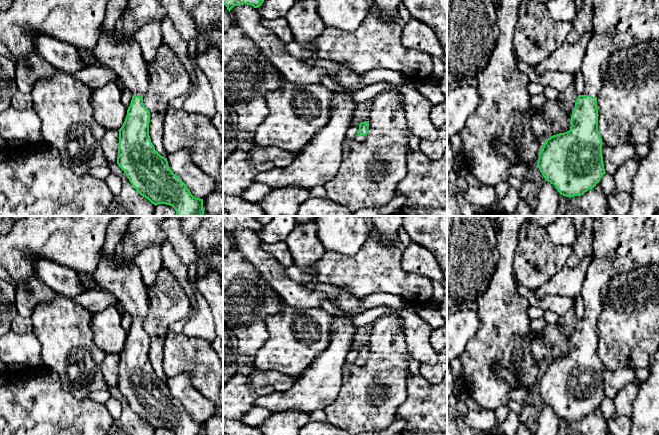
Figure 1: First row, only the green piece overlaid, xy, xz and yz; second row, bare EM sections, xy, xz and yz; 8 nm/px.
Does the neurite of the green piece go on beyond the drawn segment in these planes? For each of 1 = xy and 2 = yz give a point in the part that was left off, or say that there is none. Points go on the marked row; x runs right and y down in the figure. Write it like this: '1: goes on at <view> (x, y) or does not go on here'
1: goes on at xy (124, 58)
2: goes on at yz (617, 24)

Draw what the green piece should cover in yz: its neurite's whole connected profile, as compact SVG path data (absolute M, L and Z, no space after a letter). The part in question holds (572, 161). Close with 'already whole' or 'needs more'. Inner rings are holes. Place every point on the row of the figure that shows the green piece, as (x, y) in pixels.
M593 0L593 9L593 34L580 69L585 92L575 102L570 130L548 138L537 161L545 181L553 184L560 195L566 197L583 195L594 188L606 173L597 108L597 96L603 84L604 62L621 48L631 48L648 40L659 40L659 0Z; needs more

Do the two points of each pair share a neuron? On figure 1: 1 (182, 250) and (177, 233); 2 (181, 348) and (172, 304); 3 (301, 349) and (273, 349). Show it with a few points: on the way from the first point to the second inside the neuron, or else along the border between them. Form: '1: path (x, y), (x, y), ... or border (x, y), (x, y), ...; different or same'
1: path (182, 246), (177, 237); same
2: border (169, 330), (165, 339), (163, 353); different
3: path (294, 349), (280, 349); same

